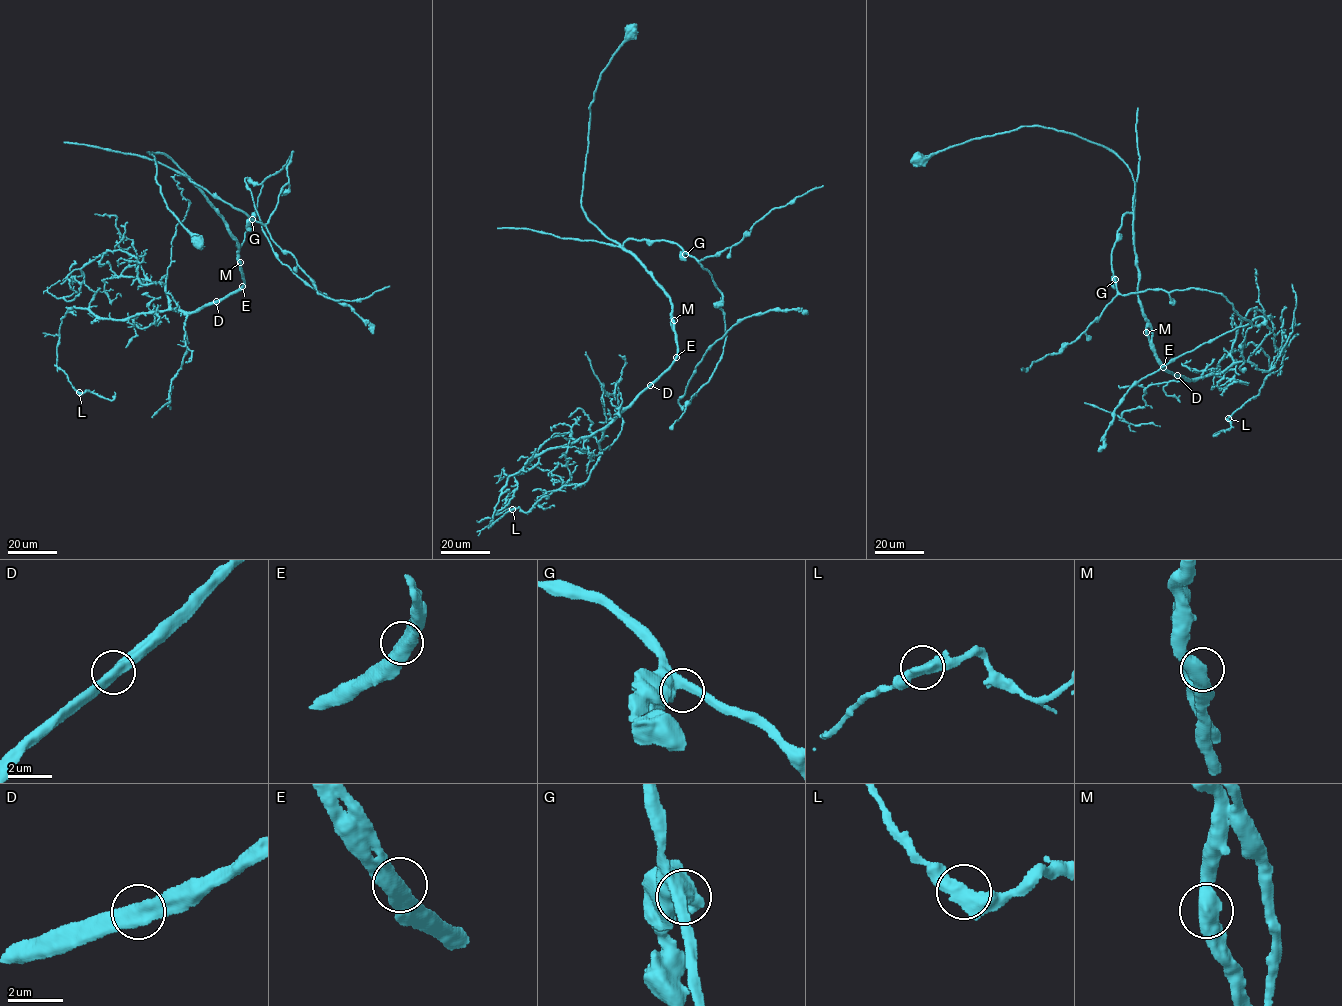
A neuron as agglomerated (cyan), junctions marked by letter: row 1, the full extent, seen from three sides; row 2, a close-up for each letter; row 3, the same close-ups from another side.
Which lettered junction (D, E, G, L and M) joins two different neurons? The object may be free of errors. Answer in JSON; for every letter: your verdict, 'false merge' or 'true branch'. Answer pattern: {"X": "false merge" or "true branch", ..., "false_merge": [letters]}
{"D": "true branch", "E": "true branch", "G": "true branch", "L": "true branch", "M": "true branch", "false_merge": []}

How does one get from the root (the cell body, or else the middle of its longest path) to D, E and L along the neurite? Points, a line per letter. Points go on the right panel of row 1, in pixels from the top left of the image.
D: (920, 161), (1024, 126), (1076, 134), (1116, 153), (1134, 182), (1138, 300), (1150, 346), (1163, 369), (1177, 375)
E: (920, 161), (972, 139), (1024, 126), (1076, 134), (1116, 153), (1134, 182), (1138, 300), (1150, 348), (1163, 367)
L: (920, 161), (1024, 126), (1116, 153), (1163, 369), (1193, 380), (1250, 342), (1269, 357), (1259, 394), (1228, 418)

